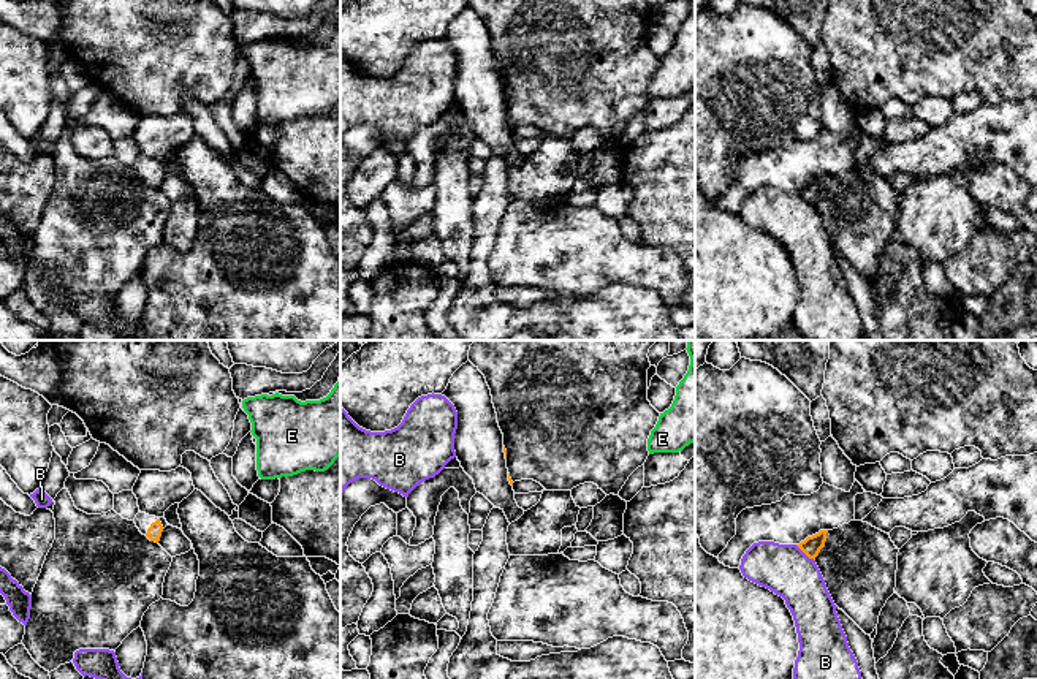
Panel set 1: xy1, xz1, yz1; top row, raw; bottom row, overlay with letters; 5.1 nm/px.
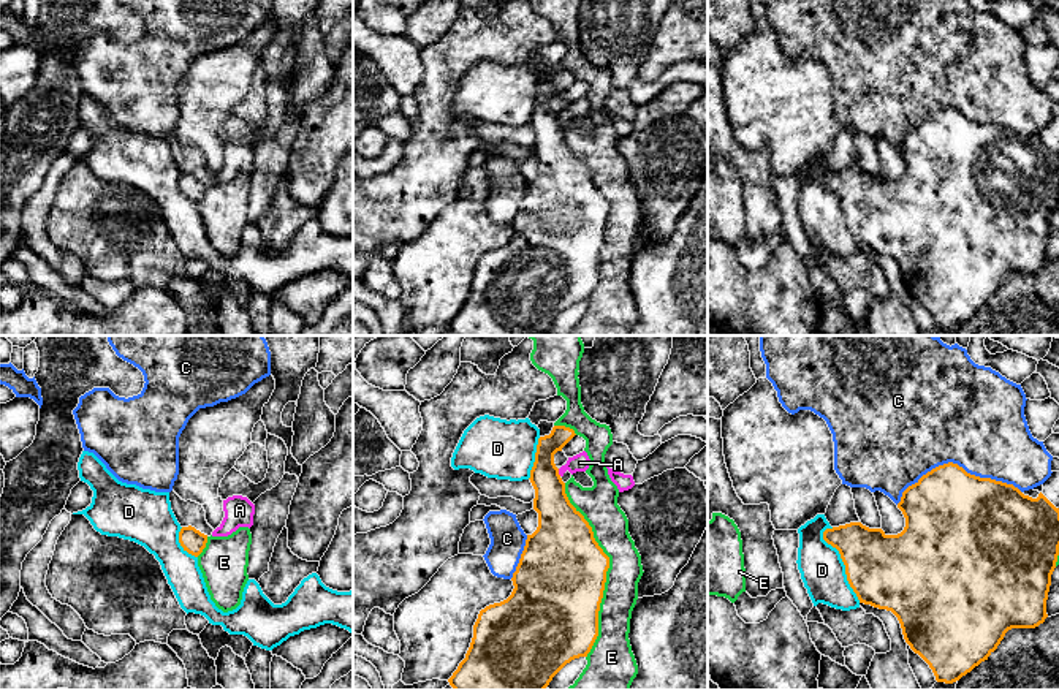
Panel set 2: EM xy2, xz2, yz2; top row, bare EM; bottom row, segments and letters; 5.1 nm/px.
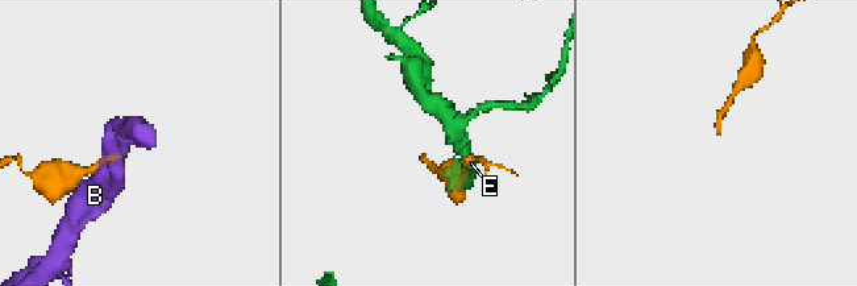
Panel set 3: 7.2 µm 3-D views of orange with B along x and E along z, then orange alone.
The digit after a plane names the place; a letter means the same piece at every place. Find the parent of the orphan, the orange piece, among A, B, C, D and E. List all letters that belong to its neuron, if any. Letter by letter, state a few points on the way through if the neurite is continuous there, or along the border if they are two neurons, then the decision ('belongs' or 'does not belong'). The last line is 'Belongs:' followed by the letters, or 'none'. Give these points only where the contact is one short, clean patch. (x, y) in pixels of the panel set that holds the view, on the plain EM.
A: along xz2 (557, 114), (561, 121) | does not belong
B: does not belong
C: does not belong
D: does not belong
E: does not belong
Belongs: none

